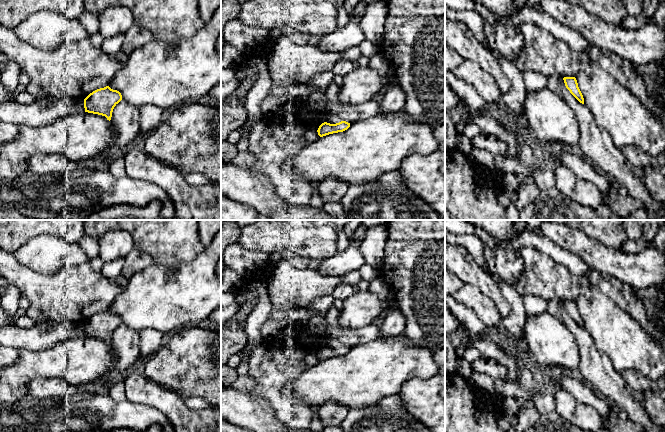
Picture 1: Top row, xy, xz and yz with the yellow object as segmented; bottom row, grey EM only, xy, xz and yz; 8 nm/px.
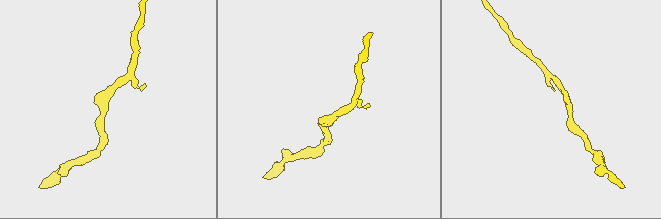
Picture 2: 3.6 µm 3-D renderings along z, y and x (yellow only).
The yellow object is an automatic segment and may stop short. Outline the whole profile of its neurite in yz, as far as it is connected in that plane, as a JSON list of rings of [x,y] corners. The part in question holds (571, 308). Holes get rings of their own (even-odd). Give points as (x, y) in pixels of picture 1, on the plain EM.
[[[564,301],[563,302],[566,312],[570,317],[582,328],[584,328],[583,319],[578,311],[578,307],[575,301]]]

